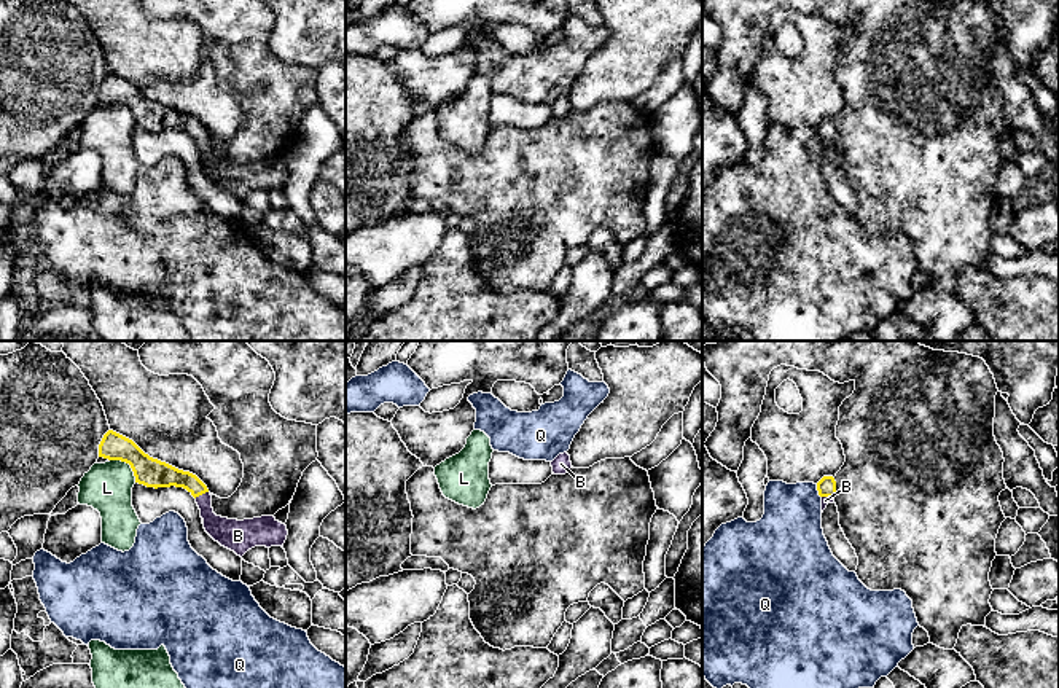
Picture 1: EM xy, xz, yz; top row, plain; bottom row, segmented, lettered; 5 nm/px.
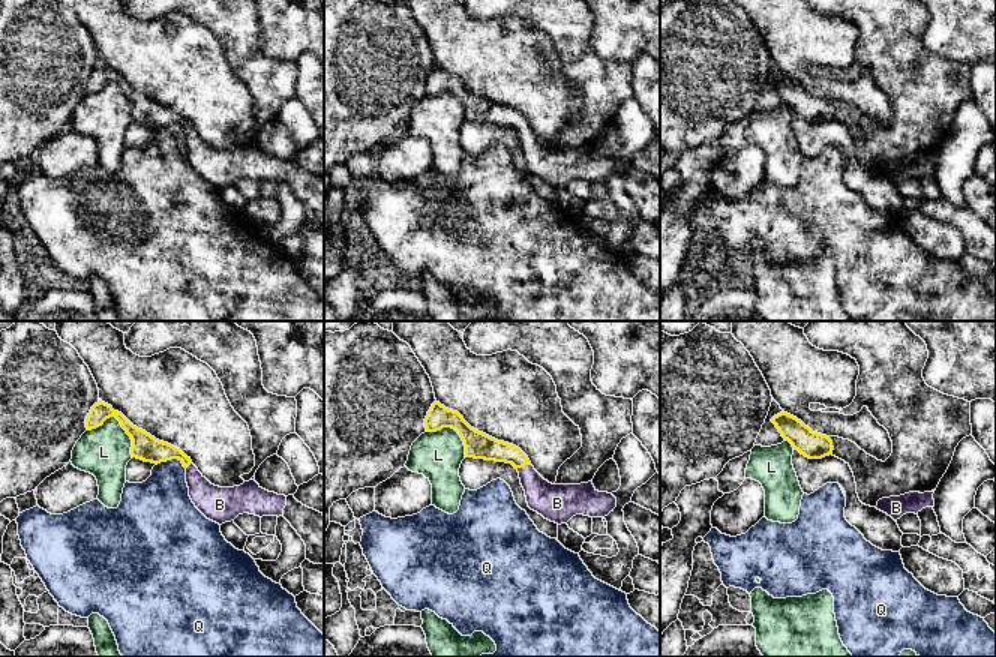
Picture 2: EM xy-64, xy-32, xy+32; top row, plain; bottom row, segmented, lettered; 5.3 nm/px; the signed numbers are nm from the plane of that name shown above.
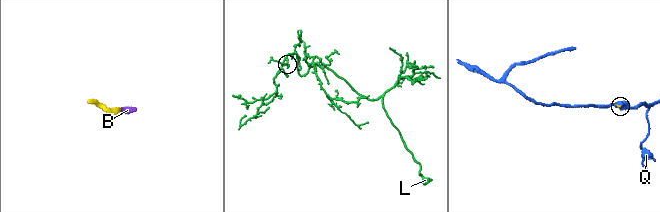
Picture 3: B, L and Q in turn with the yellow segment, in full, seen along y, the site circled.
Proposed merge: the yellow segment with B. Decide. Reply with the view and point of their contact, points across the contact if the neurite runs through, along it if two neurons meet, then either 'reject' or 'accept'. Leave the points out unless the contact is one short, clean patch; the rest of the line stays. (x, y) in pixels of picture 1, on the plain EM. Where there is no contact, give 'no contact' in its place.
contact xy (201, 137); way xy (156, 117), (183, 121), (201, 137), (206, 155), (228, 175); accept

